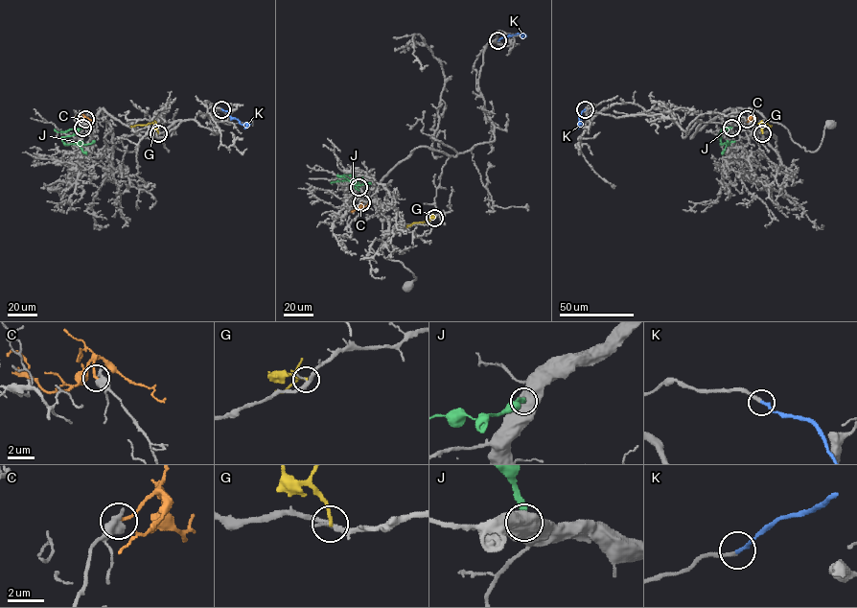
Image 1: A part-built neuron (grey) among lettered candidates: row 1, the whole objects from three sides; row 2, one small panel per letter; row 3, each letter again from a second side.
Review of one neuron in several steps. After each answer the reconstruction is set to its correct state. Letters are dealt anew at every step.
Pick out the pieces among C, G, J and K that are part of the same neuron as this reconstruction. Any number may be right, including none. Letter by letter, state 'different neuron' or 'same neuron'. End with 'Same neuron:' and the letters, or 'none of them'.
C: different neuron
G: different neuron
J: different neuron
K: same neuron
Same neuron: K

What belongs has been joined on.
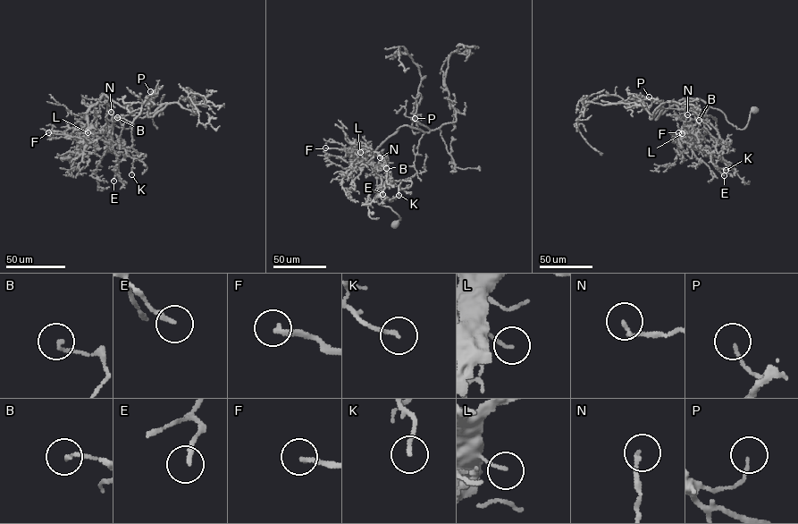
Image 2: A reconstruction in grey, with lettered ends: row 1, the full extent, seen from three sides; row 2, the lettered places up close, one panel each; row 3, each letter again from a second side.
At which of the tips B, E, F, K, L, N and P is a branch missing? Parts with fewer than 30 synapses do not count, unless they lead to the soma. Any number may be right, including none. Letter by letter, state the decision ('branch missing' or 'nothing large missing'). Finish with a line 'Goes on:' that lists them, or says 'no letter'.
B: nothing large missing
E: nothing large missing
F: branch missing
K: nothing large missing
L: nothing large missing
N: nothing large missing
P: nothing large missing
Goes on: F

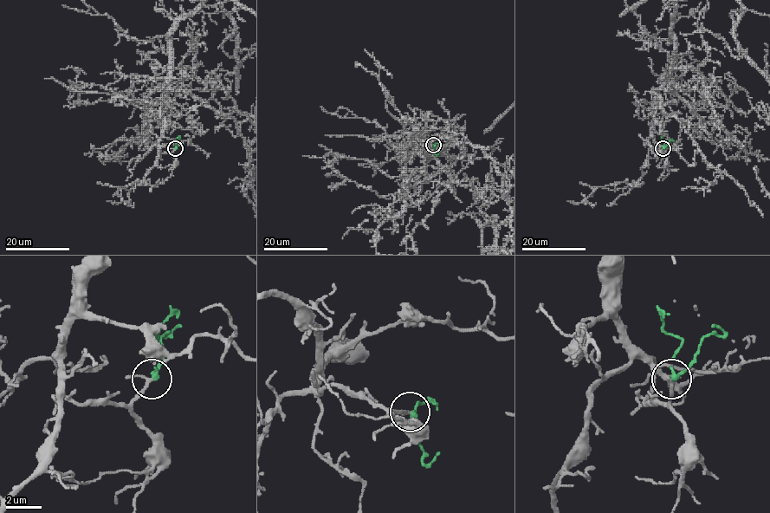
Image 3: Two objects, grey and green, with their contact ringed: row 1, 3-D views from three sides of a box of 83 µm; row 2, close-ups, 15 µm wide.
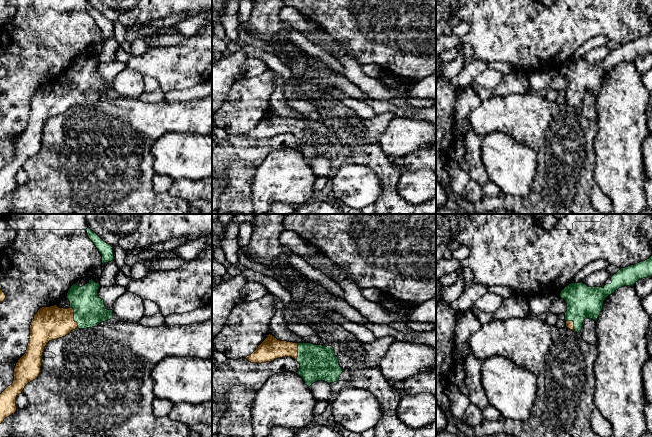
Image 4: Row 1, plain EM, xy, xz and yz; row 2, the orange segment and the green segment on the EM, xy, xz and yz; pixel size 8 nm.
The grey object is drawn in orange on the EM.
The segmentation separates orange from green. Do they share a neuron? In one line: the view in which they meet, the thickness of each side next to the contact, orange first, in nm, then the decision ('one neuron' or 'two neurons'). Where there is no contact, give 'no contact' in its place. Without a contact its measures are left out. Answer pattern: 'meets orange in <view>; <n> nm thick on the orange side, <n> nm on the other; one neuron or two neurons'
meets orange in xy; 280 nm thick on the orange side, 260 nm on the other; one neuron

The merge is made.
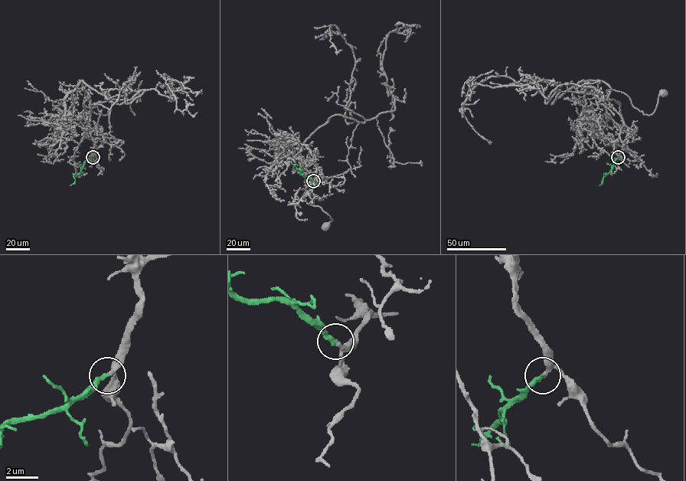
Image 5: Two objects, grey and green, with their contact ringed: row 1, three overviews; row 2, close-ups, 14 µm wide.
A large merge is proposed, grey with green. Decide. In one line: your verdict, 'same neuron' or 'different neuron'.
same neuron

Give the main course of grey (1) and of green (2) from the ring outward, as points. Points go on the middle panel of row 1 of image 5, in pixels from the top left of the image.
1: (313, 181), (324, 178), (308, 186), (308, 171), (304, 196), (330, 216), (332, 220), (326, 226)
2: (313, 181), (303, 176), (291, 162)

